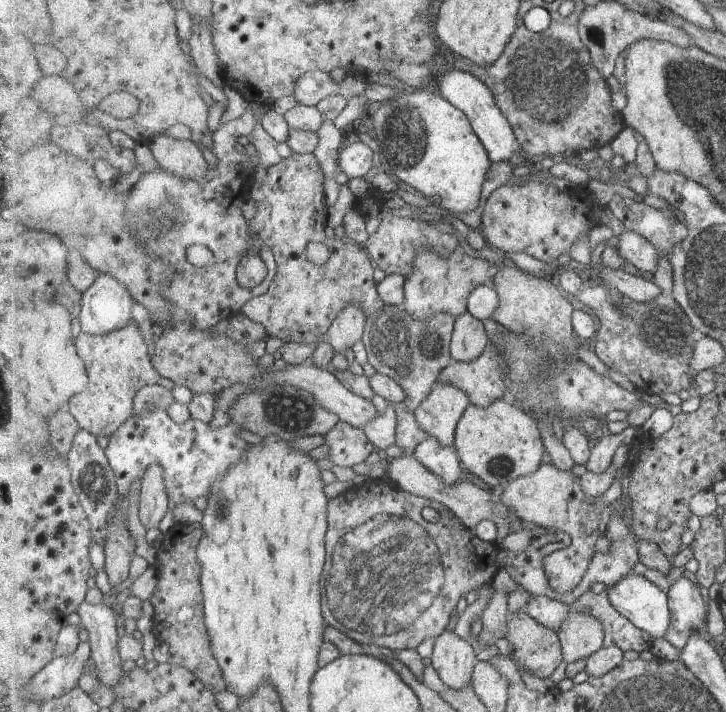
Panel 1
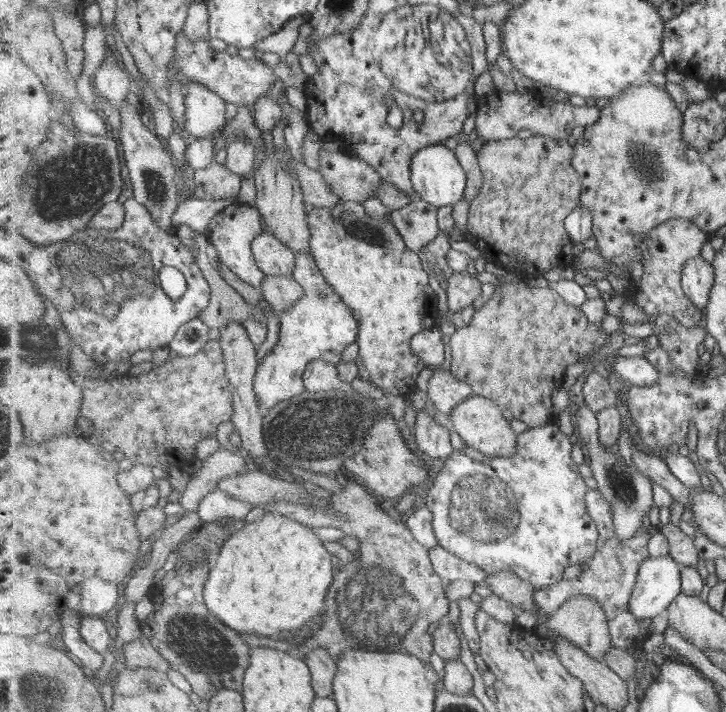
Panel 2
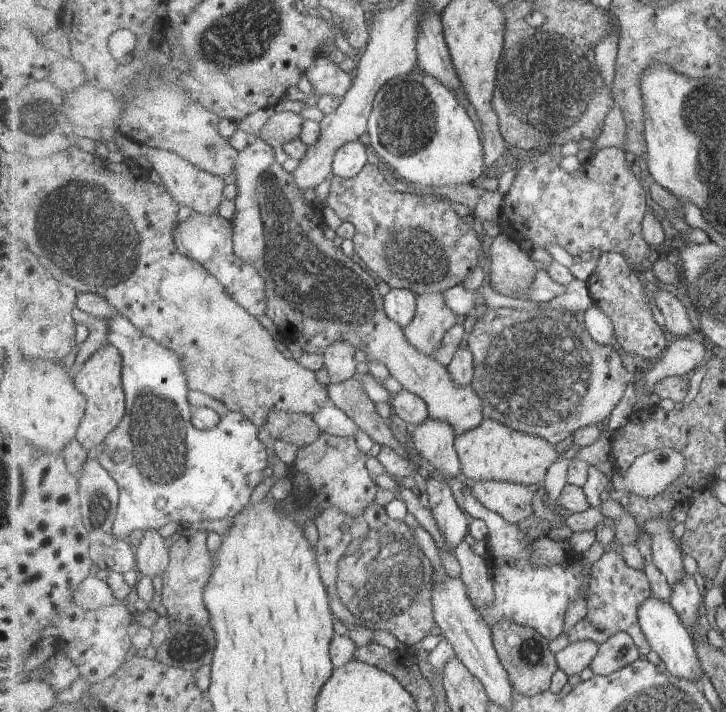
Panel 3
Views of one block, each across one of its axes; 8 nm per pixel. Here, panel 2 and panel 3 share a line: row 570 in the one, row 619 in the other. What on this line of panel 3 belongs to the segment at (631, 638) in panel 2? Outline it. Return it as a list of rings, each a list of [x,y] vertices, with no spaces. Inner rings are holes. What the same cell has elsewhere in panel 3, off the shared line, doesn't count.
[[[607,549],[592,566],[591,576],[591,602],[588,614],[567,632],[568,642],[573,644],[581,640],[593,640],[601,646],[615,634],[625,632],[634,639],[643,657],[649,654],[652,647],[639,623],[641,604],[645,604],[652,596],[645,570],[632,568],[616,550]]]

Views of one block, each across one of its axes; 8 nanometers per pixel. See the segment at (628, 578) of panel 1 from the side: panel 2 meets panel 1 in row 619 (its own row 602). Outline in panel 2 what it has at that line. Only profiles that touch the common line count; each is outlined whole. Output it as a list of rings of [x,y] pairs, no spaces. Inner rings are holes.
[[[671,556],[649,558],[640,567],[637,584],[633,589],[629,612],[639,620],[654,620],[682,593],[683,566]]]

